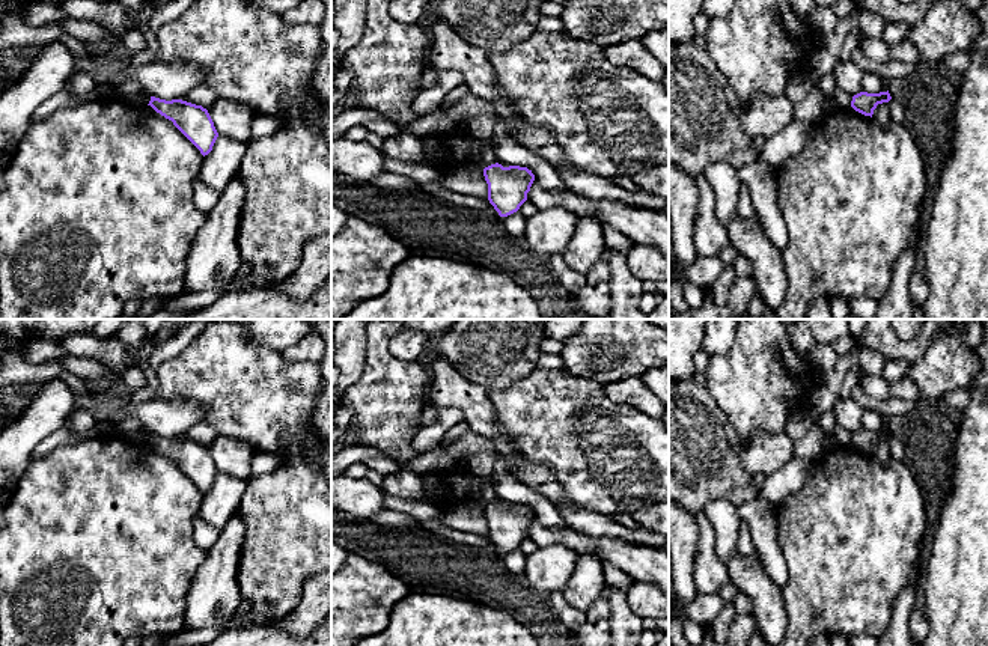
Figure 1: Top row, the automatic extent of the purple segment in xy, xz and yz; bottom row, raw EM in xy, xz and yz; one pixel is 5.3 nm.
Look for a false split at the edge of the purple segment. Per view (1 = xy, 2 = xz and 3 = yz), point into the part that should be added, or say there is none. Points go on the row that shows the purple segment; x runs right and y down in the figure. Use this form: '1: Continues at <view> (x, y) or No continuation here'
1: No continuation here
2: No continuation here
3: No continuation here

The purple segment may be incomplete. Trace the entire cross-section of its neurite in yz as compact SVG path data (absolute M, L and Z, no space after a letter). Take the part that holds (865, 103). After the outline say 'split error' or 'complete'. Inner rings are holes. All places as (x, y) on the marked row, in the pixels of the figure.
M889 90L880 92L880 93L860 92L852 96L851 107L858 113L872 117L877 105L883 104L883 102L889 102L890 99L892 99L892 96L890 96Z; complete

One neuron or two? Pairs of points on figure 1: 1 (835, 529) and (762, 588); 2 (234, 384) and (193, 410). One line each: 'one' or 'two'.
1: two
2: two

